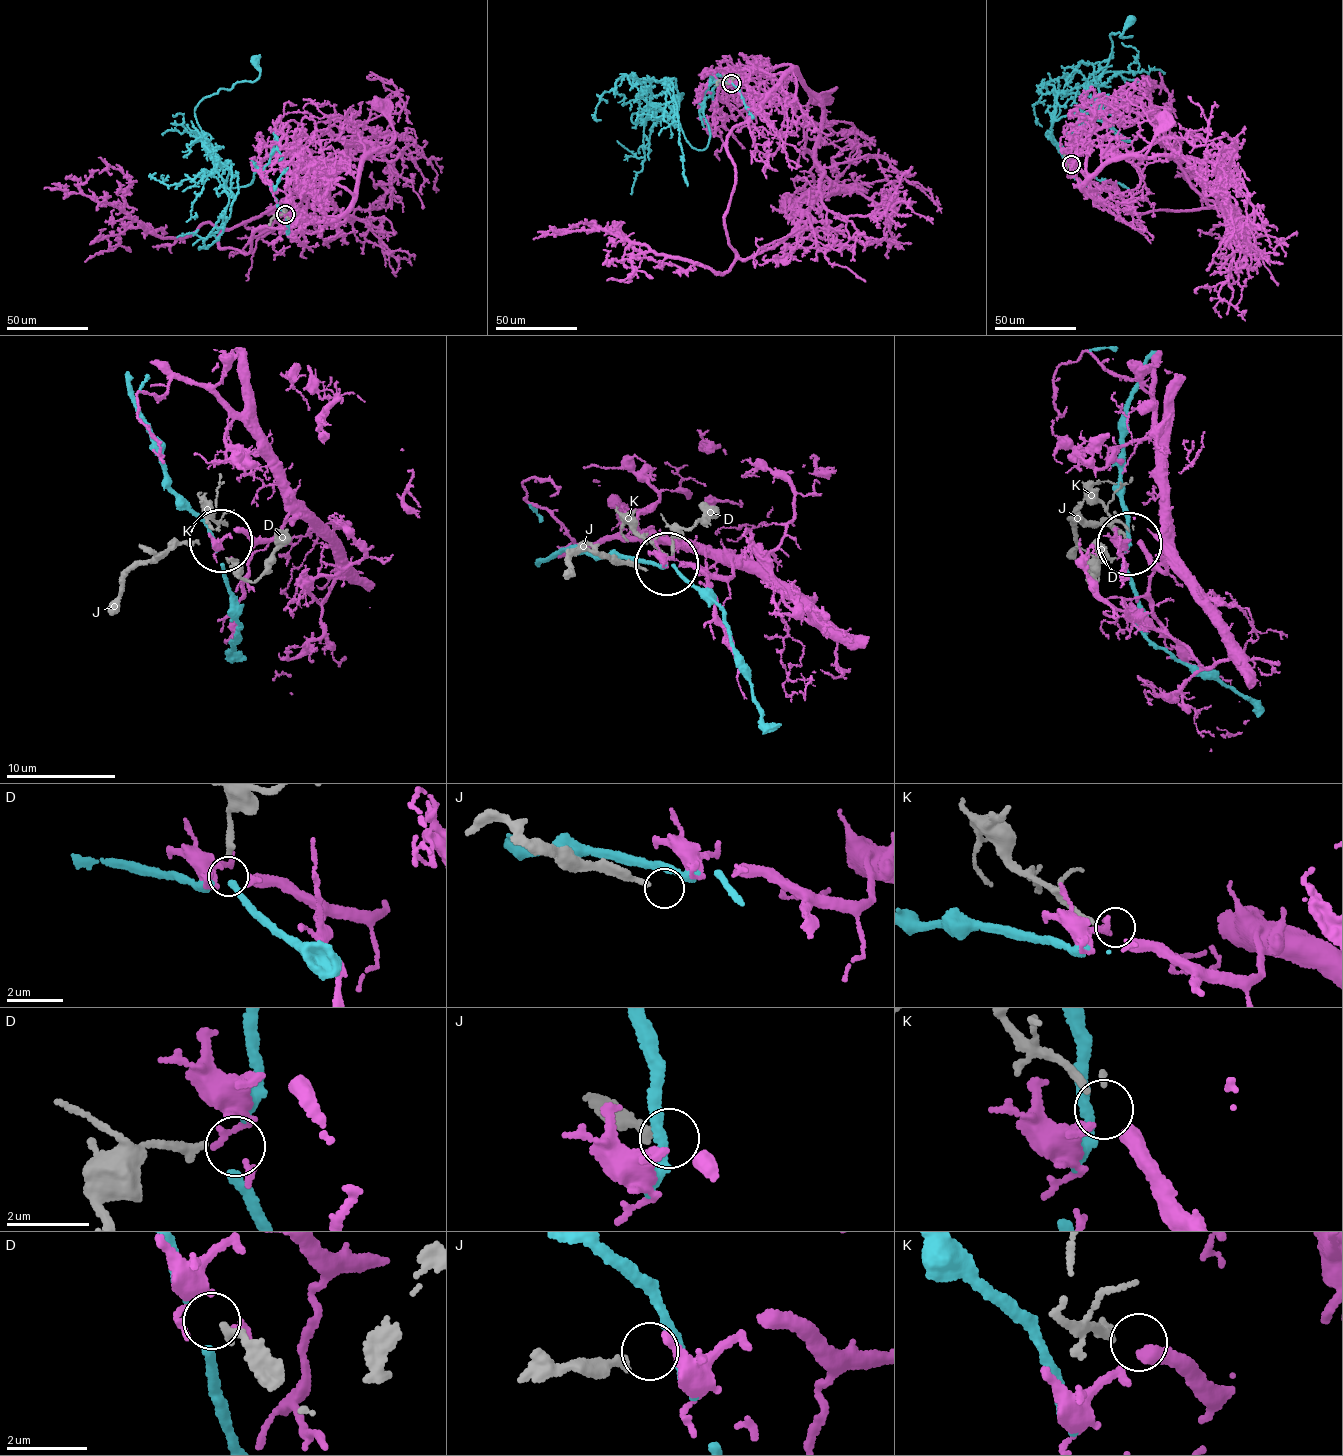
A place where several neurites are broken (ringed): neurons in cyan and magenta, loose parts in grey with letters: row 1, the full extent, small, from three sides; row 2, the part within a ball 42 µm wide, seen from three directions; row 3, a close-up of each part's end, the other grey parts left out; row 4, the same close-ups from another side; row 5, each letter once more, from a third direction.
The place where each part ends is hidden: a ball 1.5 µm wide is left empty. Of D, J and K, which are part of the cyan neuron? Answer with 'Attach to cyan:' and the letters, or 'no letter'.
Attach to cyan: D

